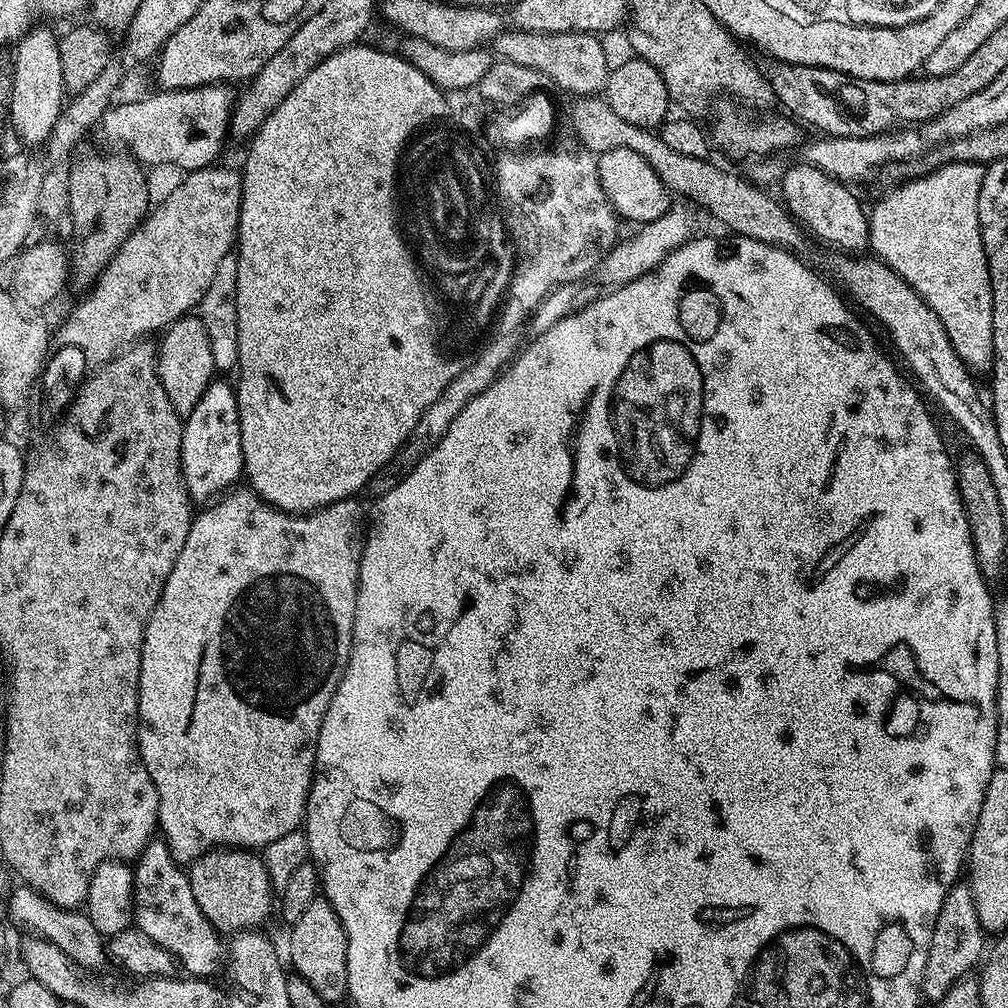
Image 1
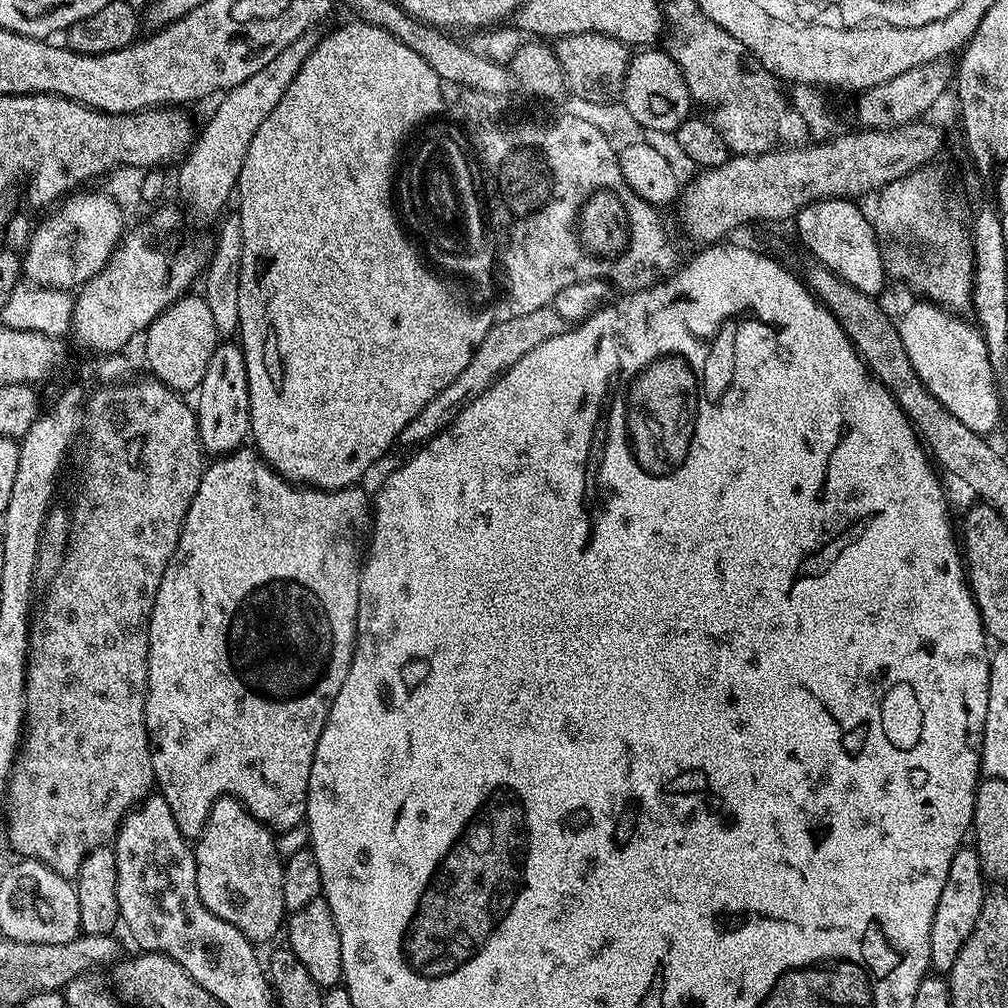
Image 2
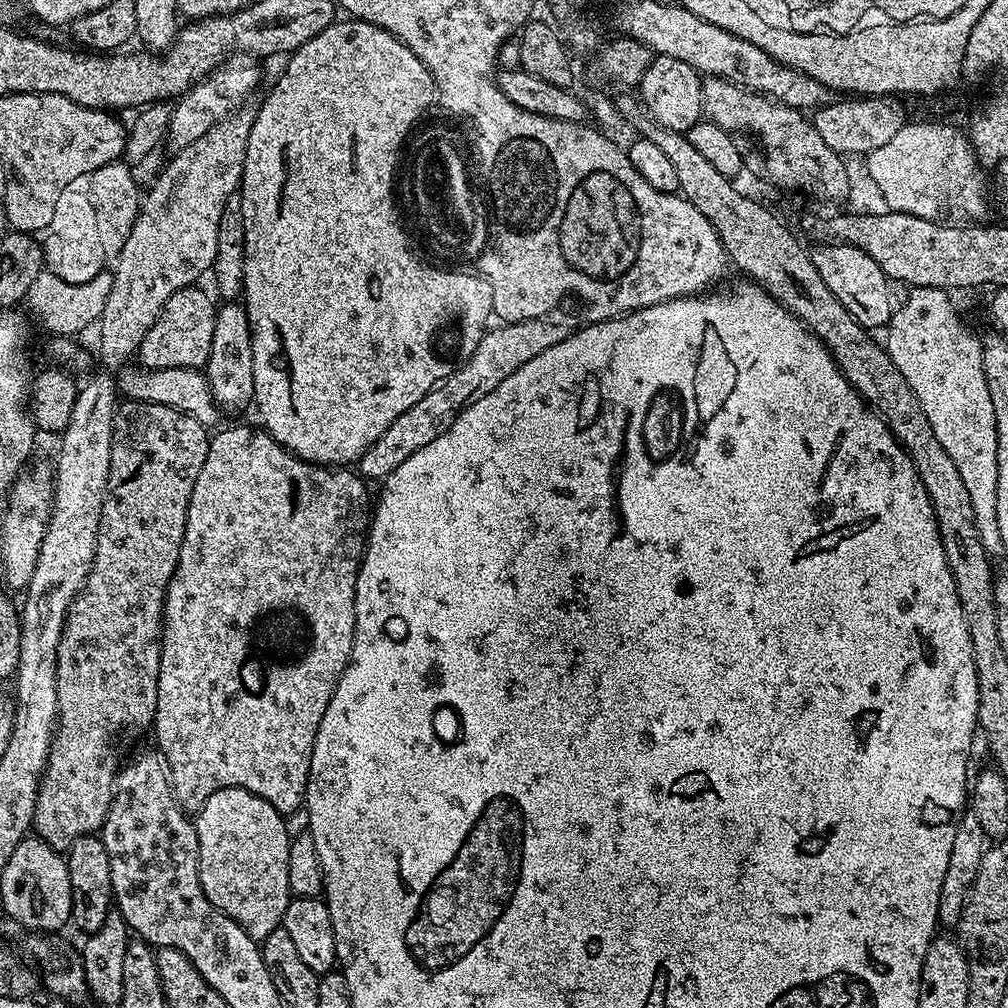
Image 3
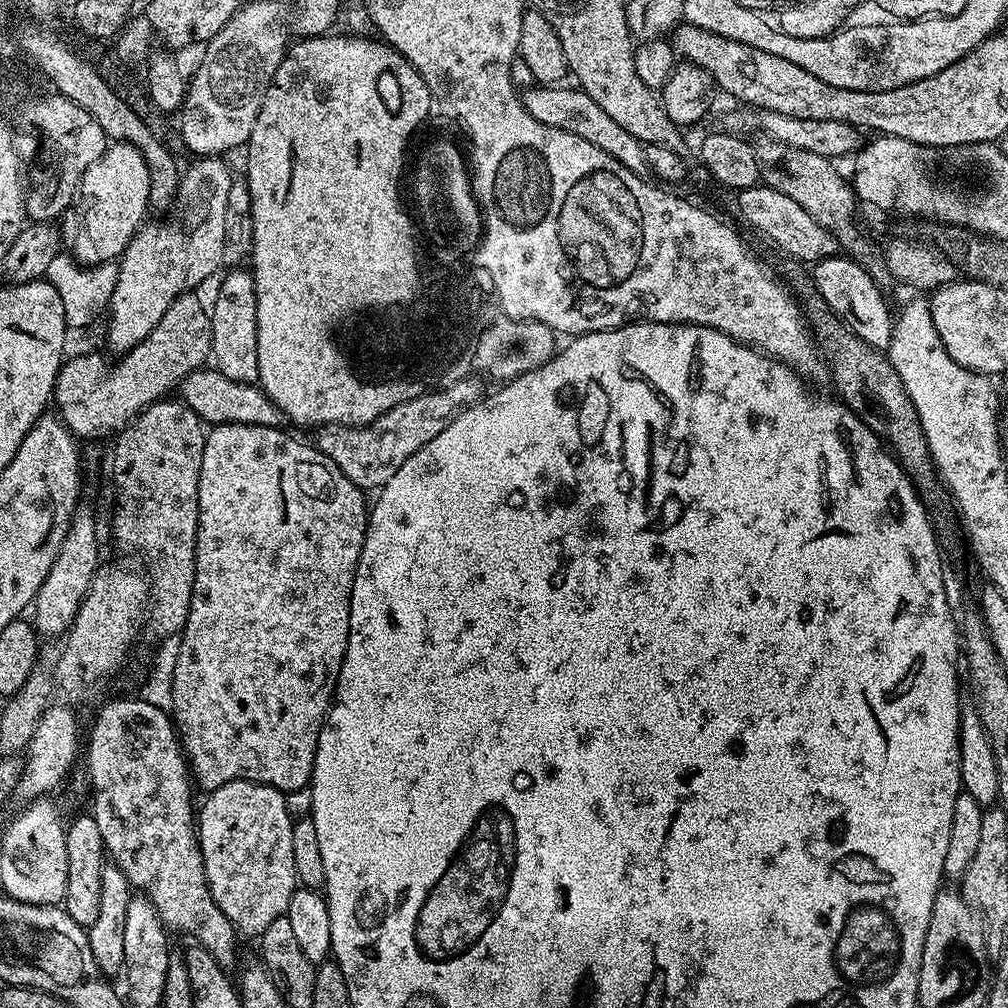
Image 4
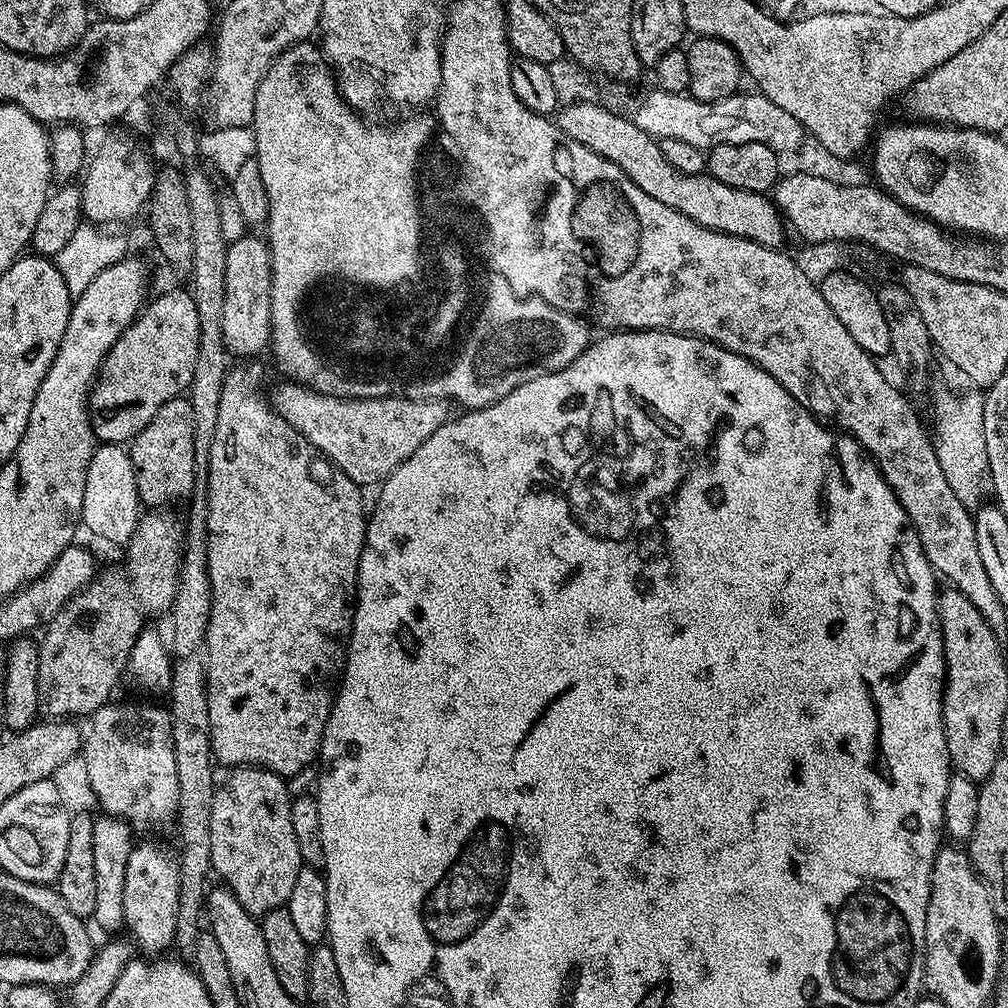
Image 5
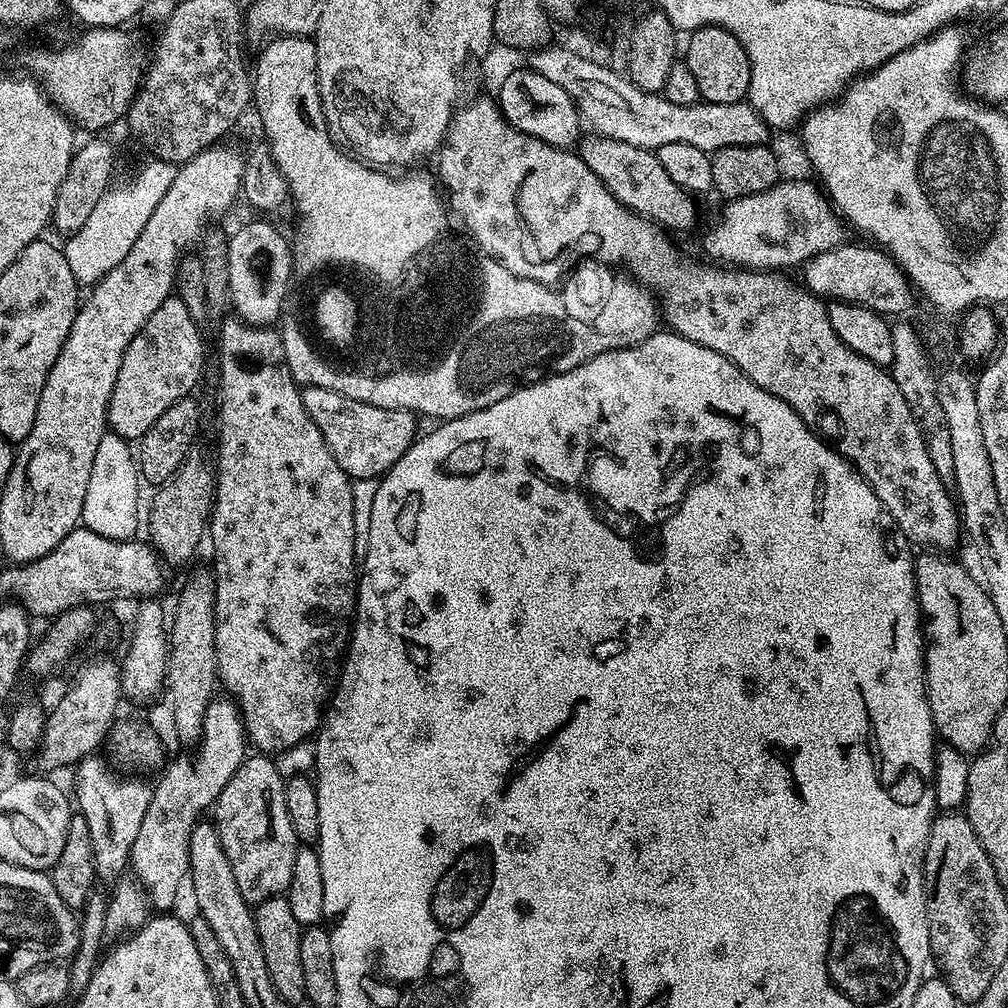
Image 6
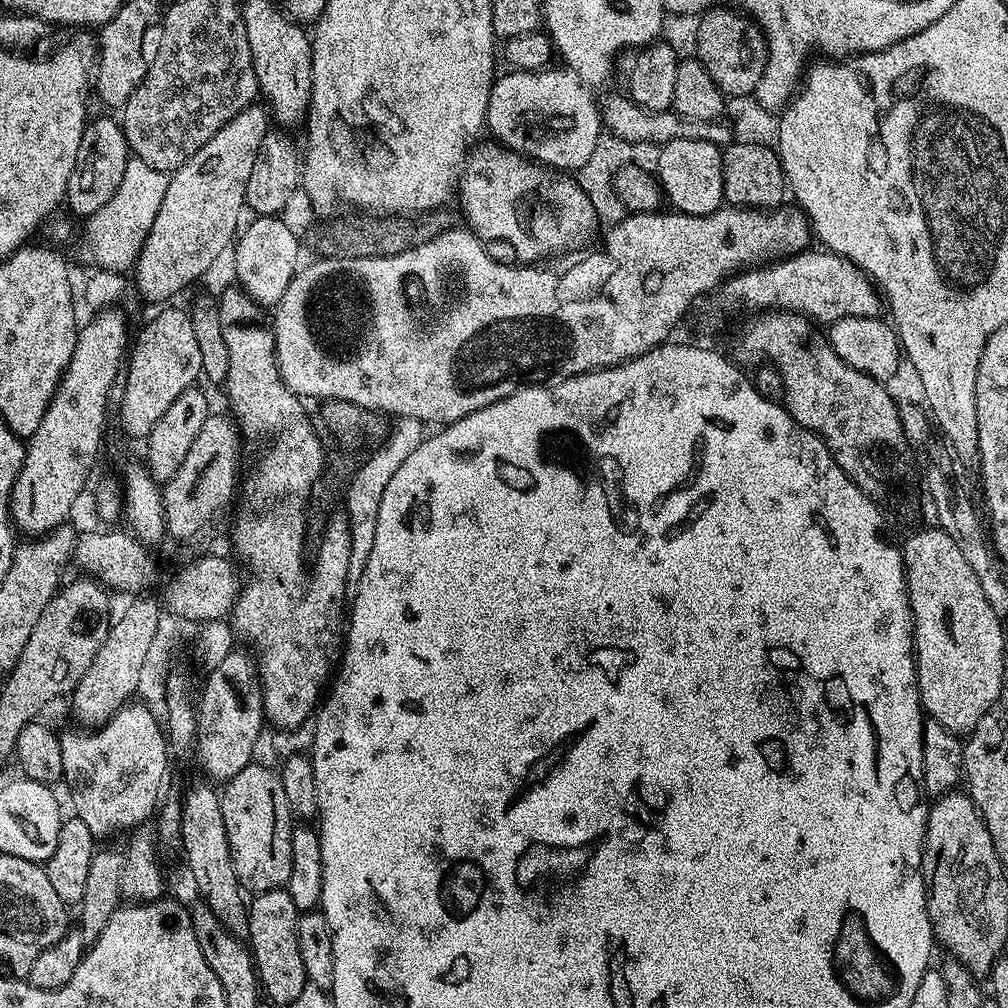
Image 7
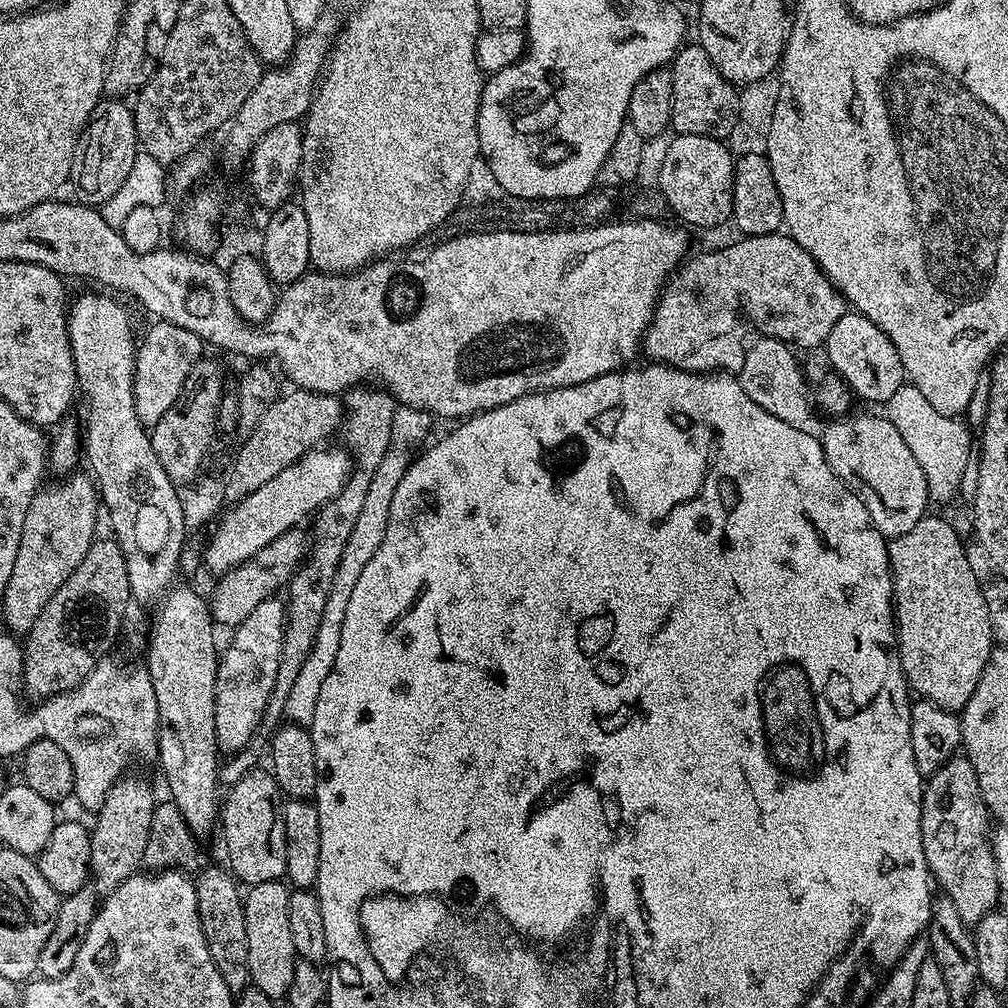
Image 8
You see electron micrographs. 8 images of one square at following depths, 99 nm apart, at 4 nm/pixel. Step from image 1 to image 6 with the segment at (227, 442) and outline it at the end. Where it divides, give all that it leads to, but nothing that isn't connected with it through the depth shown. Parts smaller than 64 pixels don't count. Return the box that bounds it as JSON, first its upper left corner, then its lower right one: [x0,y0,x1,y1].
[227,218,294,326]

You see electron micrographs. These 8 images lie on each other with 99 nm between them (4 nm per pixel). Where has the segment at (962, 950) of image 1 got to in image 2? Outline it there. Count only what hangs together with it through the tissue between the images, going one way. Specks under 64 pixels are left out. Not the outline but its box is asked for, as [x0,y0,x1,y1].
[930,846,986,973]

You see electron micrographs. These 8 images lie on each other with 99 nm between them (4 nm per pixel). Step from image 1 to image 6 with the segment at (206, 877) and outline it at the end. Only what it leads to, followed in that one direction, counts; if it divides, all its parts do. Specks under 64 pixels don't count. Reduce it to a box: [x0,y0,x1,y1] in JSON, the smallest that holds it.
[214,754,298,906]

